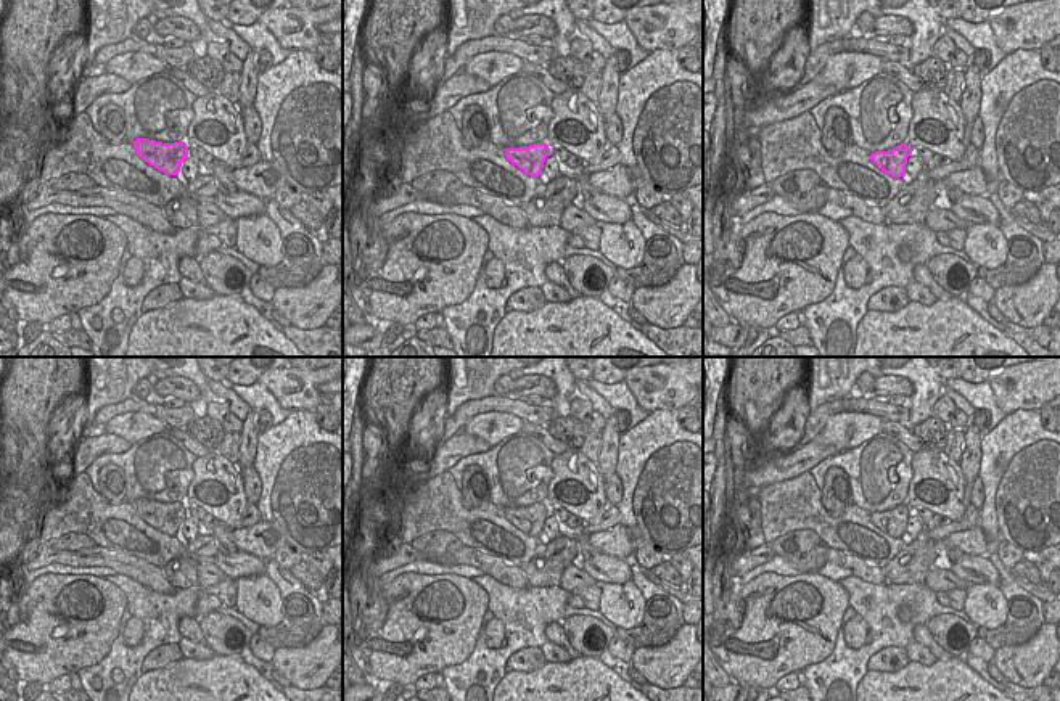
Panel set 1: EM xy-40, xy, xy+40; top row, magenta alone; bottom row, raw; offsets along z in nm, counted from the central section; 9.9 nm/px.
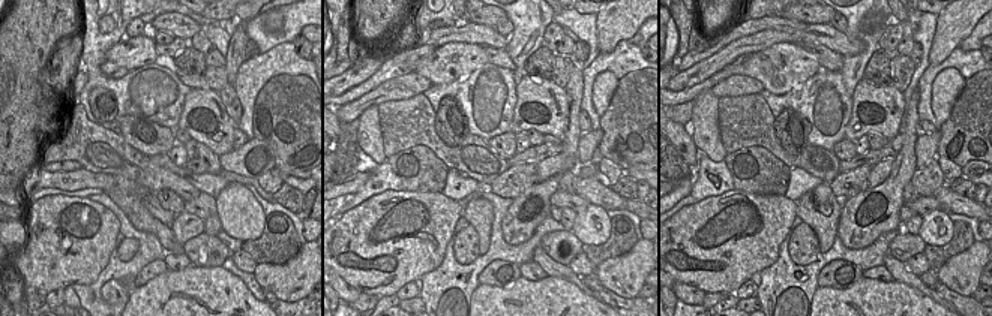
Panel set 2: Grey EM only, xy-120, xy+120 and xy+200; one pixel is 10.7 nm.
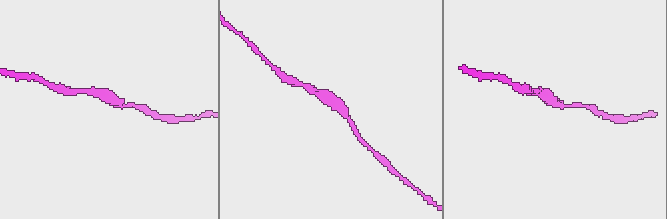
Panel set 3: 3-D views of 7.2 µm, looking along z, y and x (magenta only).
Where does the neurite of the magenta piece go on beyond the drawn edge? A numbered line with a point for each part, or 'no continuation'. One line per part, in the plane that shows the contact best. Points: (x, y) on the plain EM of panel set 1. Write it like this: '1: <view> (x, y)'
no continuation

